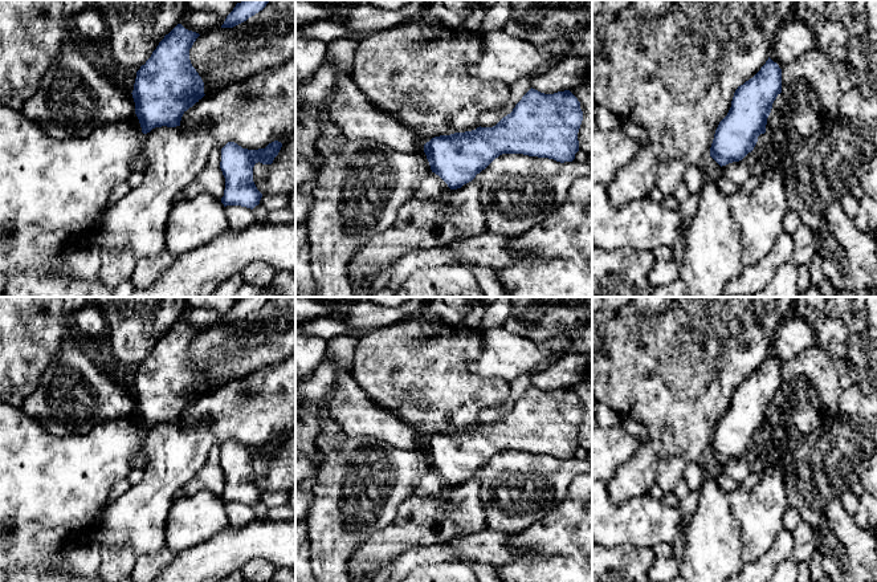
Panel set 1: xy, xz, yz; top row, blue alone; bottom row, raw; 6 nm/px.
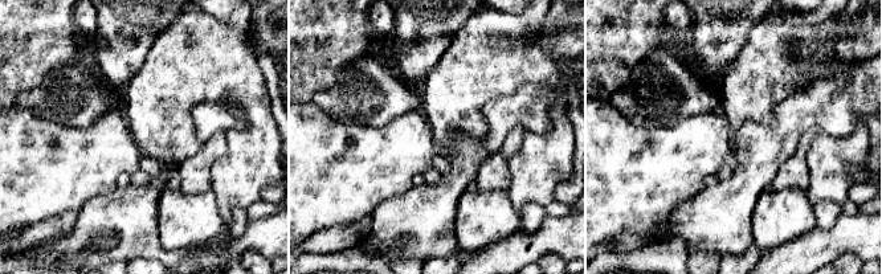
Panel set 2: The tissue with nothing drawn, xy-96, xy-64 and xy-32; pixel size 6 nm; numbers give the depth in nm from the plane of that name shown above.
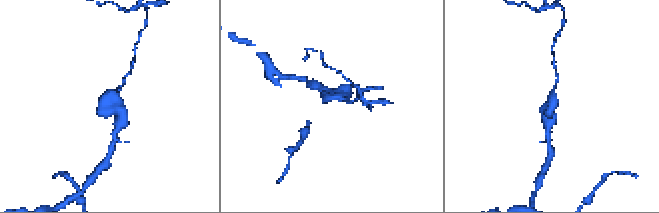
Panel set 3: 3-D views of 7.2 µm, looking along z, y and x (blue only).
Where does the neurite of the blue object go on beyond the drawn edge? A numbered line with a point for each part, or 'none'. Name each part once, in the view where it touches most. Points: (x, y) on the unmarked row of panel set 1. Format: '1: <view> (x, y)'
none

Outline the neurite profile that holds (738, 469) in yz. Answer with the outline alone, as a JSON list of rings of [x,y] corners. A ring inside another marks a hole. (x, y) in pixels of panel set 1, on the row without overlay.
[[[763,432],[758,434],[758,439],[751,449],[748,449],[742,457],[733,459],[721,464],[721,471],[731,480],[742,483],[751,473],[752,463],[762,456],[760,444],[763,440]]]

